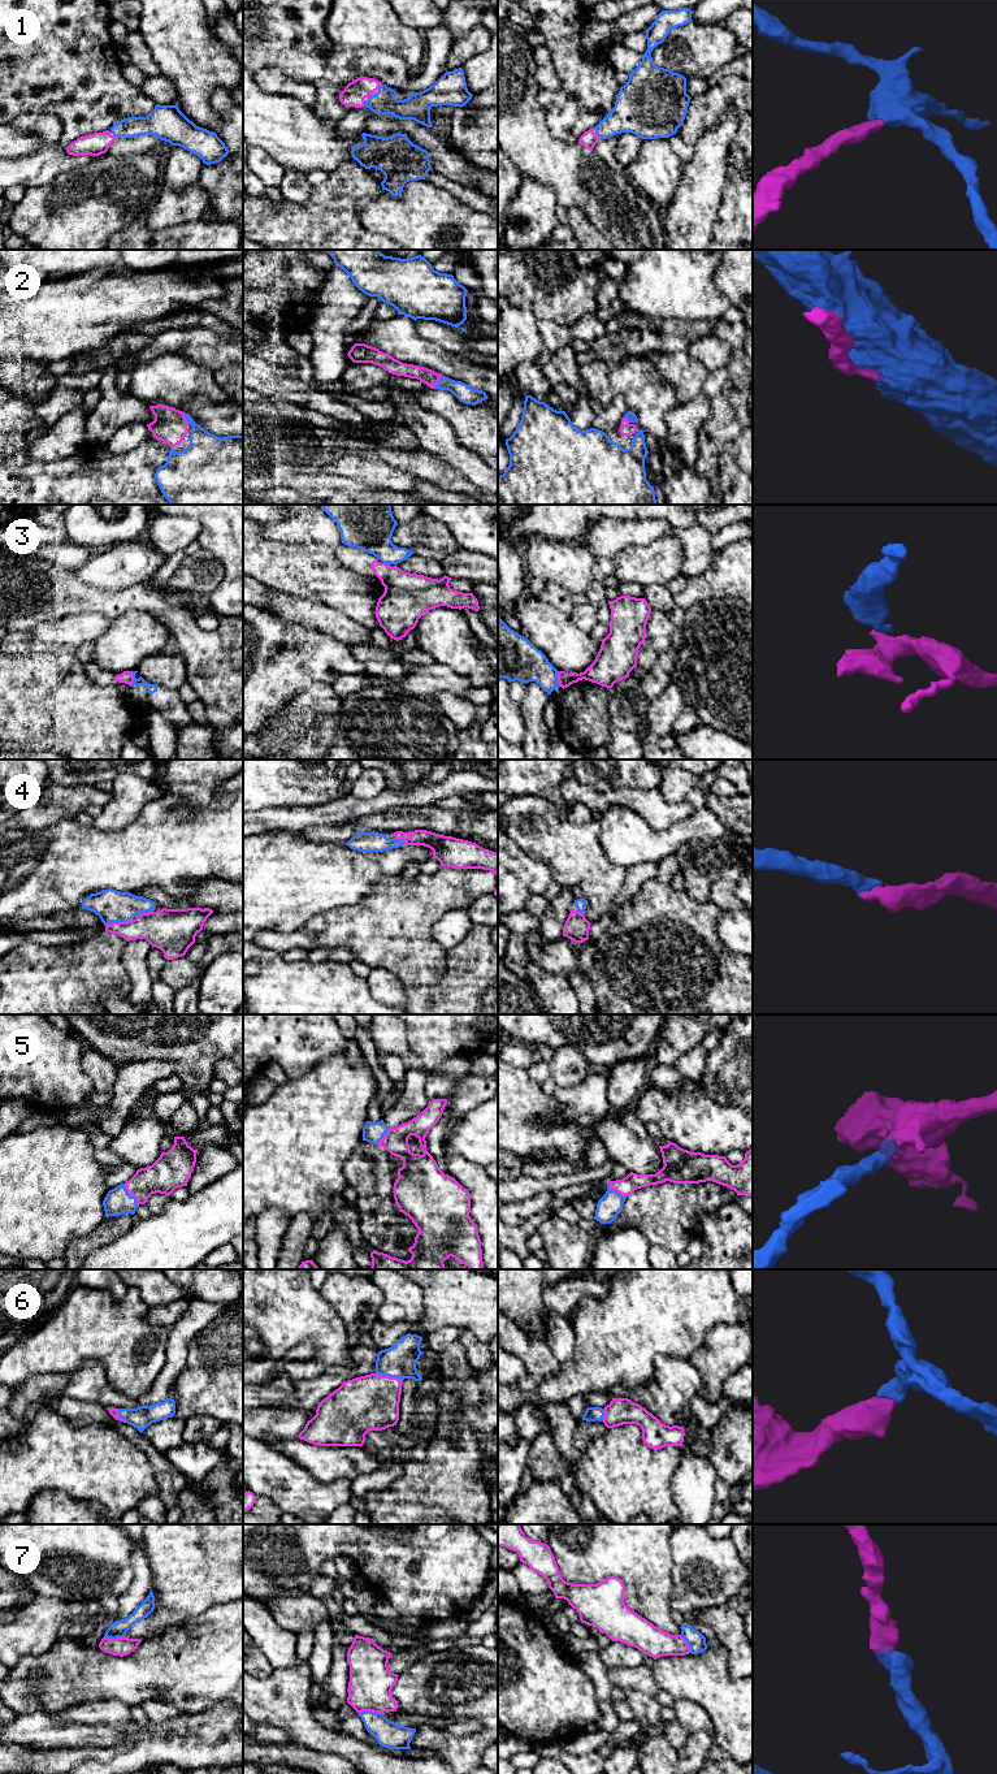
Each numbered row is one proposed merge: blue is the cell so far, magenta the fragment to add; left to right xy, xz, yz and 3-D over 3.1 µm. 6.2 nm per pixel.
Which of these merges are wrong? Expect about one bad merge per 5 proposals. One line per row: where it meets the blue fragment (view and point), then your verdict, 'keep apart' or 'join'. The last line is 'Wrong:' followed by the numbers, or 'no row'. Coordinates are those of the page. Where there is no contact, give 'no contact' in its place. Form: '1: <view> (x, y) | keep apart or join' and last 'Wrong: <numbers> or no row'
1: xz (378, 87) | join
2: xz (438, 381) | join
3: xy (134, 679) | keep apart
4: xy (116, 921) | join
5: xy (130, 1195) | join
6: xz (389, 1375) | join
7: xz (369, 1712) | join
Wrong: 3

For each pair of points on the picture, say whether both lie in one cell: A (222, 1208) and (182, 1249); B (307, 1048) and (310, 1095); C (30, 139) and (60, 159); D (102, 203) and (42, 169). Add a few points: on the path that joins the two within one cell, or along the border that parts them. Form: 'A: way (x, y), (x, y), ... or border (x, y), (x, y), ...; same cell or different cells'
A: way (212, 1219), (193, 1238); same cell
B: border (334, 1055), (289, 1078); different cells
C: border (42, 146), (31, 154), (13, 158); different cells
D: border (83, 165), (64, 171), (50, 182), (27, 189); different cells

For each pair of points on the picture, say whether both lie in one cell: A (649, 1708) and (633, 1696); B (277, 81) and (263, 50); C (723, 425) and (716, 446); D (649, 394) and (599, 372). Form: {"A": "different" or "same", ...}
{"A": "same", "B": "different", "C": "different", "D": "same"}

